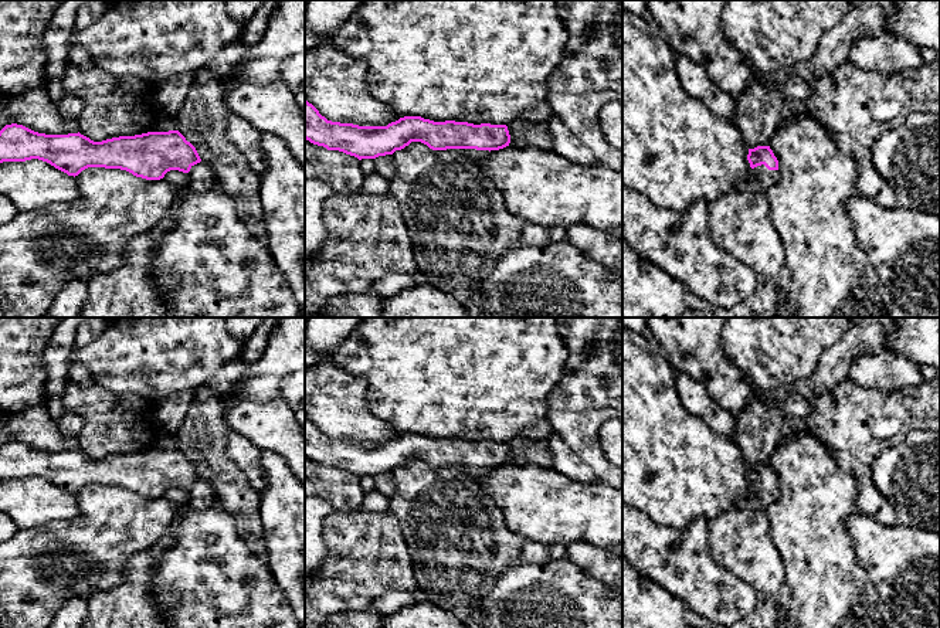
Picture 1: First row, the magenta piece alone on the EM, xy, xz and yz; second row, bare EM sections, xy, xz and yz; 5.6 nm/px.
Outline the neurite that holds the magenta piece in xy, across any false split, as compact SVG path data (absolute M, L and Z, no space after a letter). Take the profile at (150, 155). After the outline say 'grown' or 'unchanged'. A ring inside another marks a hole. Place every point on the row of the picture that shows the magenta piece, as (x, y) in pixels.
M6 125L0 130L0 163L26 162L31 159L47 162L74 177L88 167L121 169L146 180L160 180L167 172L179 170L189 174L187 187L194 193L208 193L217 187L211 166L200 159L196 147L179 130L147 132L94 142L79 132L45 135L23 125Z; grown

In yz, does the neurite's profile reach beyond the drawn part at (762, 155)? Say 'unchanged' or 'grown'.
grown

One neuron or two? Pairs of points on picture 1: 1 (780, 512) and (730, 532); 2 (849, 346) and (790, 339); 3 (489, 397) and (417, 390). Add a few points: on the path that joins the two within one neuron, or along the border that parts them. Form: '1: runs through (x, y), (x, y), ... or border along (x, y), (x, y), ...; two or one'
1: border along (763, 511), (767, 519), (767, 533), (777, 549); two
2: border along (847, 332), (825, 352), (814, 372); two
3: runs through (471, 390), (435, 390); one

